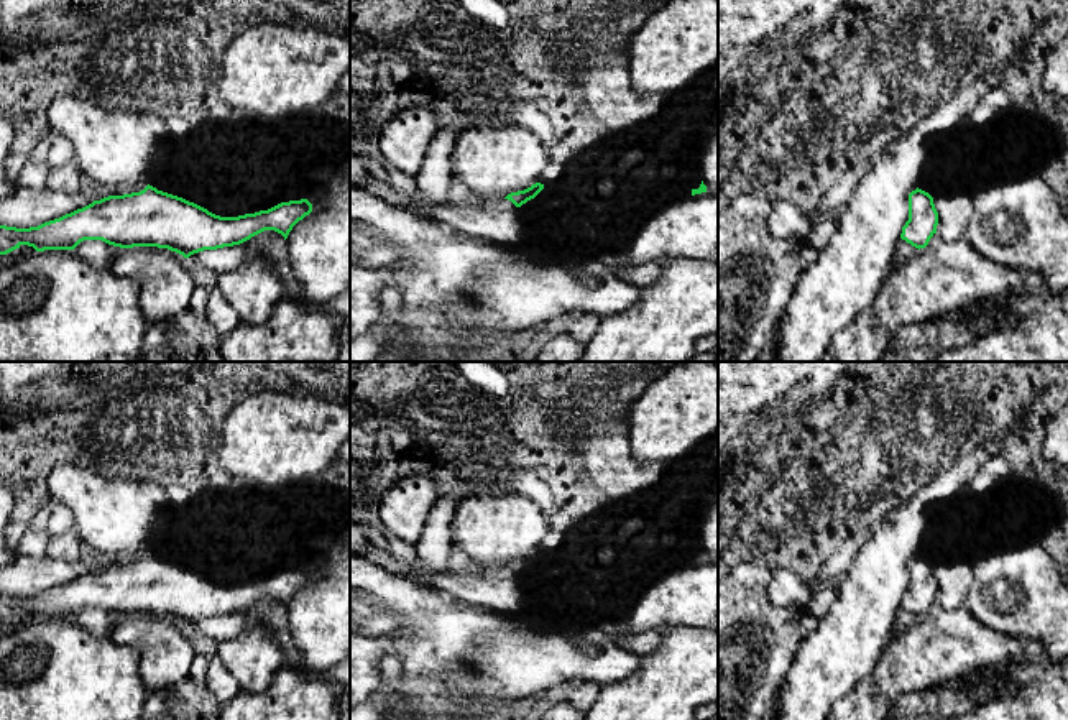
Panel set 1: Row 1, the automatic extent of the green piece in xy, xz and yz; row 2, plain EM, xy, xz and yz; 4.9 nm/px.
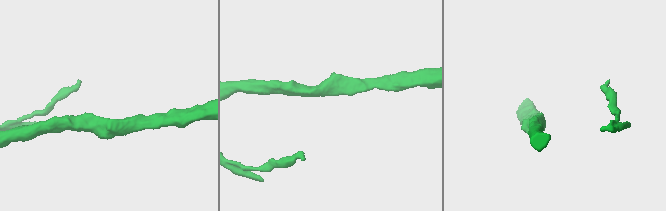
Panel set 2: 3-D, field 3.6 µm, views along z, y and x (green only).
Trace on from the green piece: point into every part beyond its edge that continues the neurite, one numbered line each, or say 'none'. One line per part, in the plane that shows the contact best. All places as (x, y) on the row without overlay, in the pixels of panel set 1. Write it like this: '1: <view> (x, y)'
none

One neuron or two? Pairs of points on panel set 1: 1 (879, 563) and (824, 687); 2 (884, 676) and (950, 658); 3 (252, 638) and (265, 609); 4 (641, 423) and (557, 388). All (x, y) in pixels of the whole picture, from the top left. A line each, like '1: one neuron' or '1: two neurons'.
1: one neuron
2: one neuron
3: two neurons
4: two neurons

